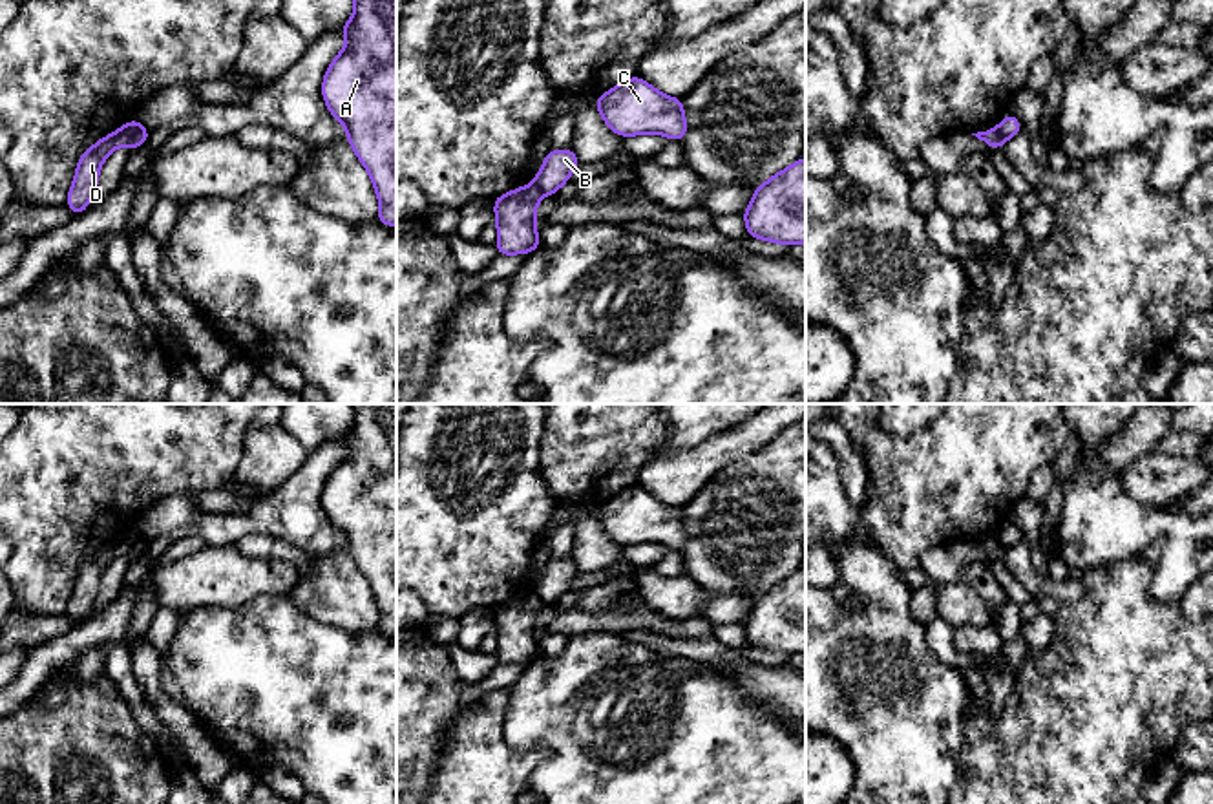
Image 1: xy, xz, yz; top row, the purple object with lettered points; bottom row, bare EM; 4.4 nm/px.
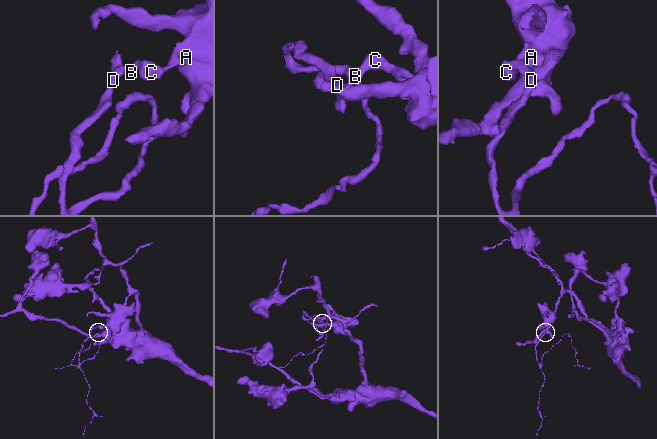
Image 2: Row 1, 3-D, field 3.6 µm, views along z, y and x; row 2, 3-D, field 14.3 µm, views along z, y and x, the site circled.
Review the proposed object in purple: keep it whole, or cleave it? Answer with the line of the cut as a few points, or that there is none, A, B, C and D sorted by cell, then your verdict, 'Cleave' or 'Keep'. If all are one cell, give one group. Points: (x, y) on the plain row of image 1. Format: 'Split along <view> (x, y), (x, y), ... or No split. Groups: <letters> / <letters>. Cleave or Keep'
Split along xy (141, 534), (128, 554). Groups: A B C / D. Cleave

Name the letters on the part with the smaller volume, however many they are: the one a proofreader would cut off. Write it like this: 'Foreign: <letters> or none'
Foreign: D

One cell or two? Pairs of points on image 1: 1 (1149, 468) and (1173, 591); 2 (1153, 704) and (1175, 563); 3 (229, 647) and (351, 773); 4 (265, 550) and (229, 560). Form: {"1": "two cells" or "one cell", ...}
{"1": "two cells", "2": "two cells", "3": "one cell", "4": "two cells"}

